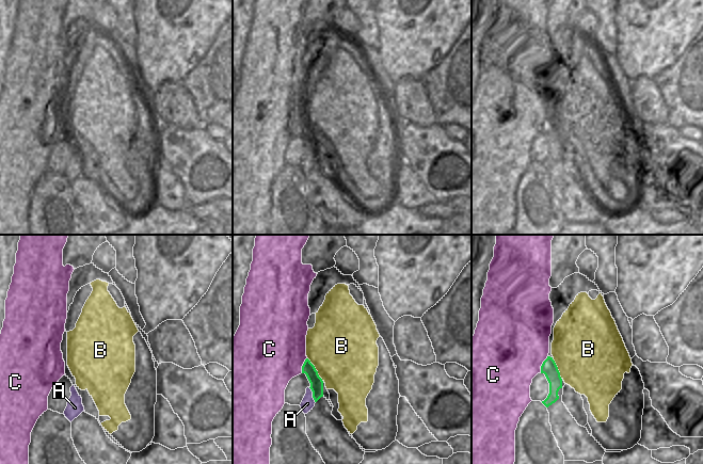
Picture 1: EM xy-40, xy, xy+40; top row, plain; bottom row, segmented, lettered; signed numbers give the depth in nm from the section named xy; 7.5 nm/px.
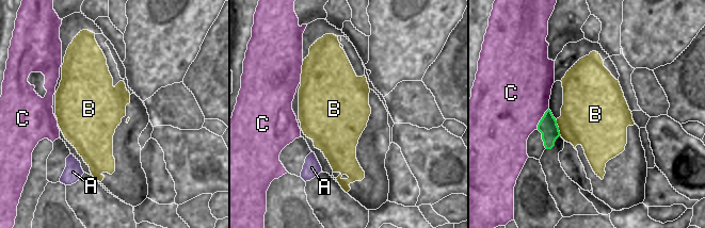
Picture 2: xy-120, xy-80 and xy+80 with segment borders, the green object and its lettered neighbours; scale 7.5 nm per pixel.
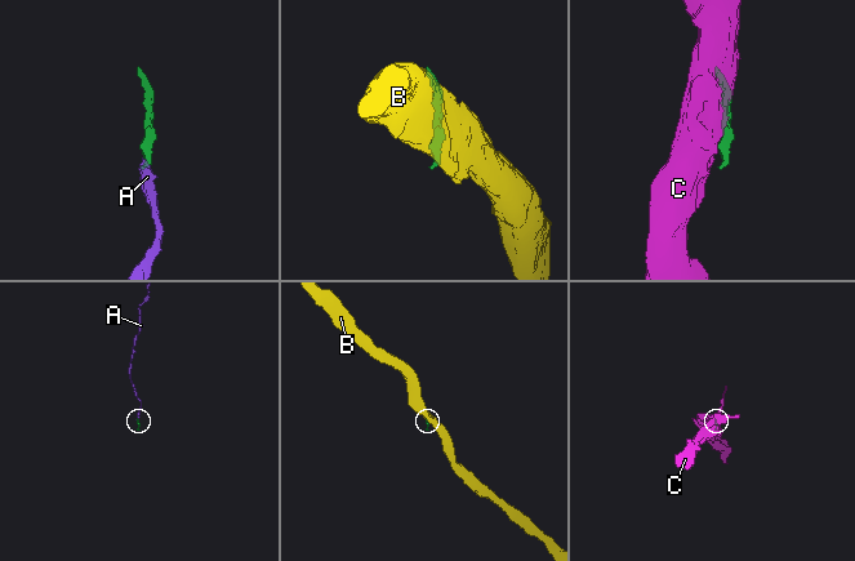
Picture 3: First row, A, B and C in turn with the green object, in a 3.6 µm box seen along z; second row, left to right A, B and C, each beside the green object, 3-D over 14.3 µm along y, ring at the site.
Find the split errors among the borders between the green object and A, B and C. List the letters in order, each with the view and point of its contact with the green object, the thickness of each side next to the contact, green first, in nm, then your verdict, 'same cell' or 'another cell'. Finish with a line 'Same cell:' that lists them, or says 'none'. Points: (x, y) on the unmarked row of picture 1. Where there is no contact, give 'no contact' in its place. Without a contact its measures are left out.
A: xy (313, 156) | 100/100 nm | same cell
B: xy (315, 130) | 100/480 nm | another cell
C: xy+40 (542, 125) | 120/500 nm | another cell
Same cell: A

